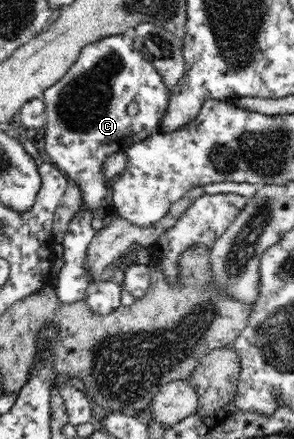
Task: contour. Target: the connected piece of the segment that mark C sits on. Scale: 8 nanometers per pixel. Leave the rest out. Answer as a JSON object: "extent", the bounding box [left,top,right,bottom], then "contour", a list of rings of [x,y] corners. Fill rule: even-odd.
{"extent":[43,28,169,304],"contour":[[[129,28],[124,33],[108,34],[91,44],[84,45],[76,57],[74,64],[65,76],[44,92],[43,101],[46,104],[47,120],[43,126],[45,148],[52,163],[66,173],[70,183],[81,188],[81,206],[79,212],[69,222],[69,228],[63,238],[63,256],[65,260],[57,276],[56,294],[60,304],[73,304],[85,299],[85,292],[91,286],[88,273],[84,270],[84,255],[88,244],[93,240],[96,230],[92,225],[92,212],[109,202],[111,183],[105,180],[101,172],[102,164],[115,152],[126,152],[136,142],[145,140],[151,134],[158,132],[165,109],[168,107],[169,91],[164,86],[161,75],[155,66],[134,47],[135,29]]]}

